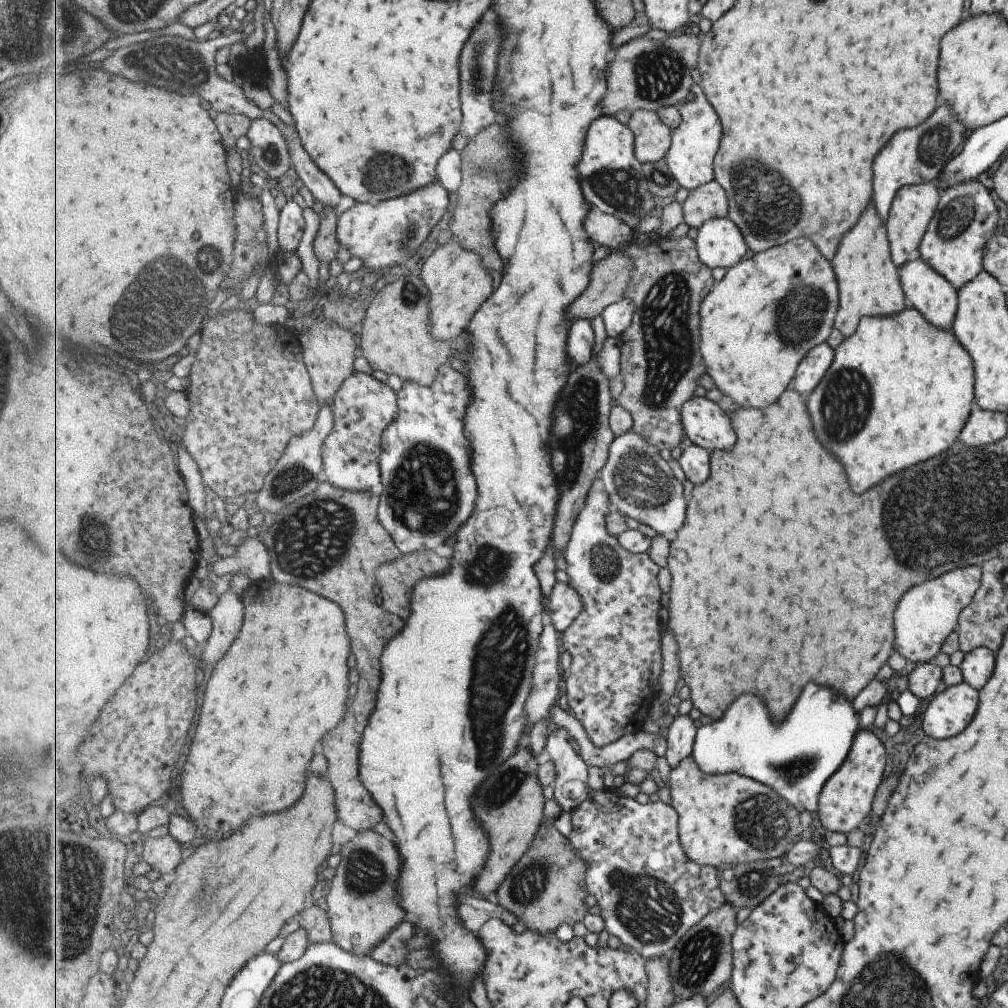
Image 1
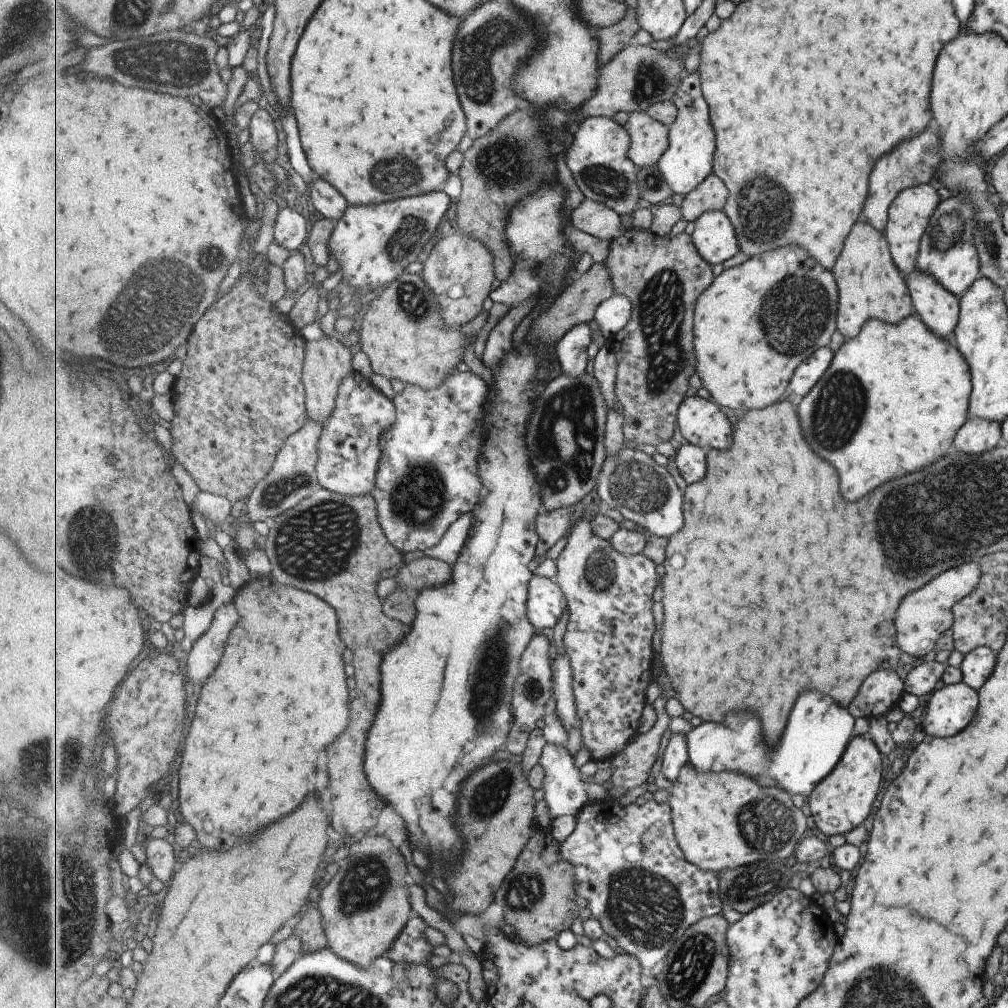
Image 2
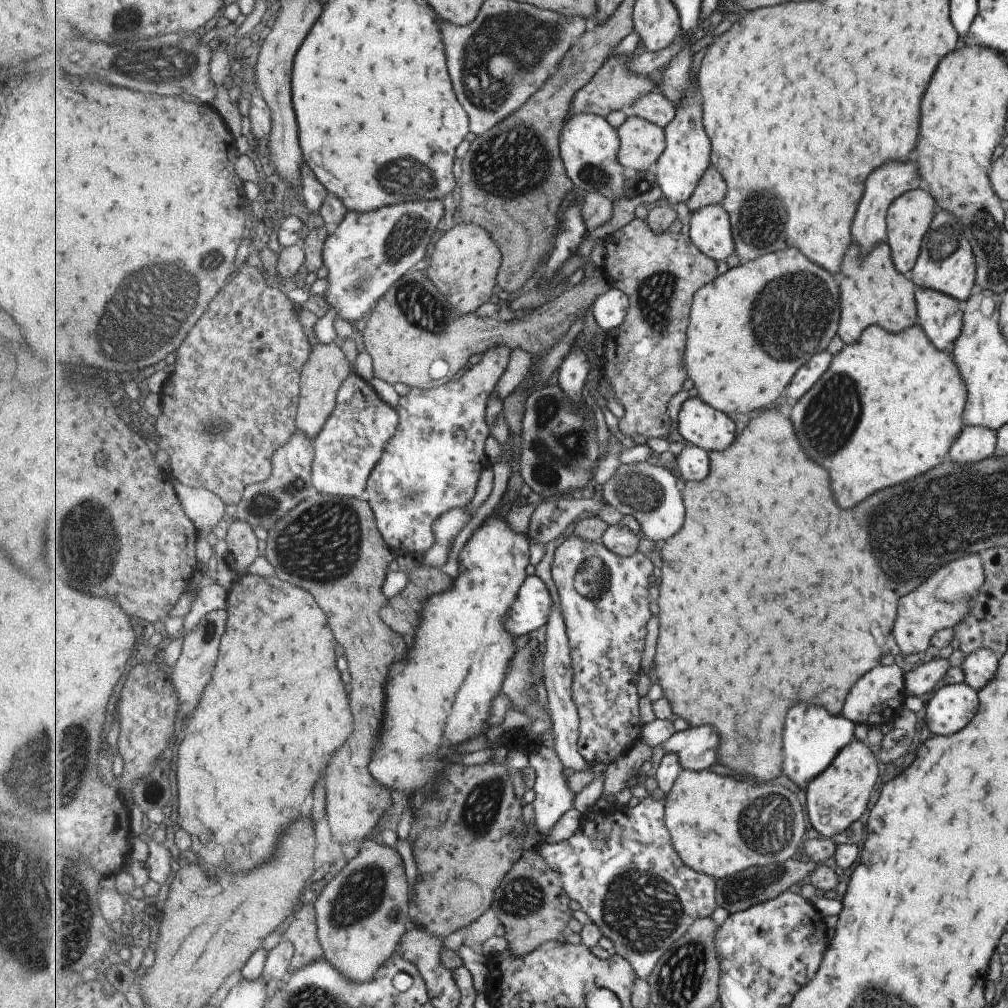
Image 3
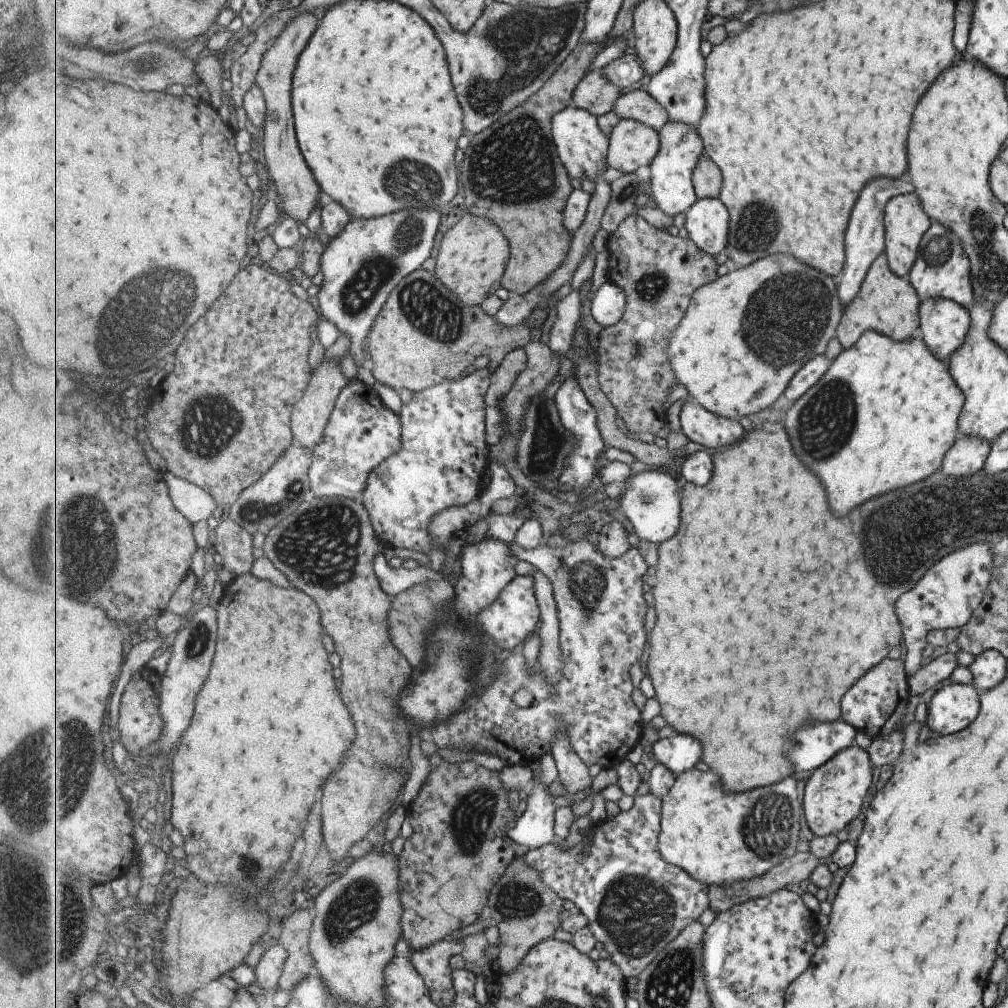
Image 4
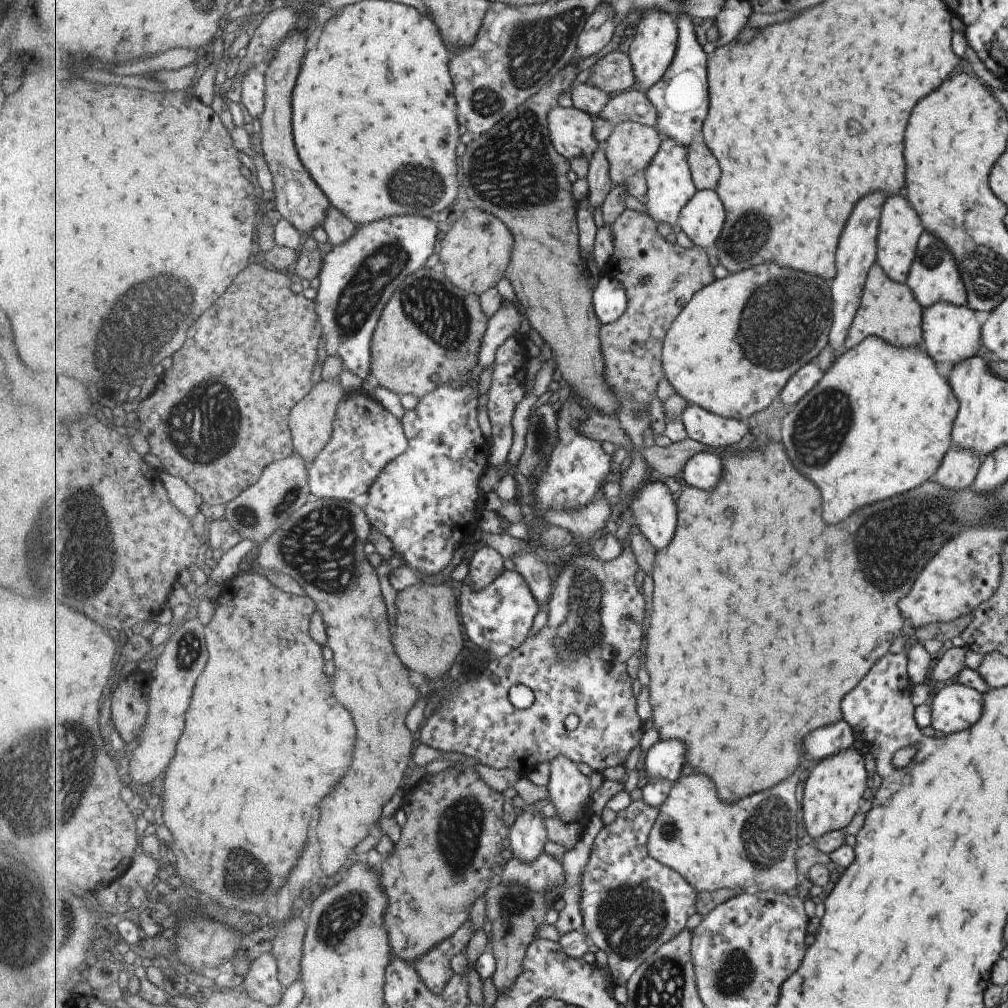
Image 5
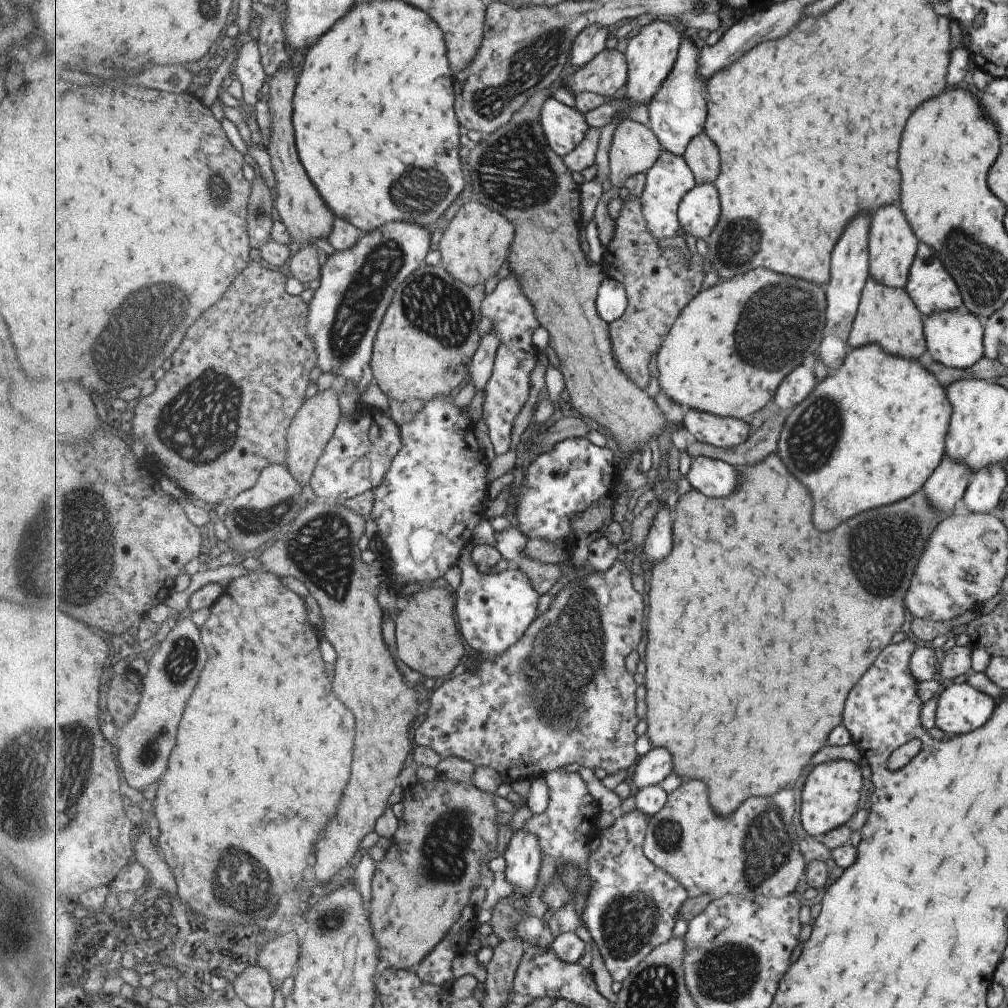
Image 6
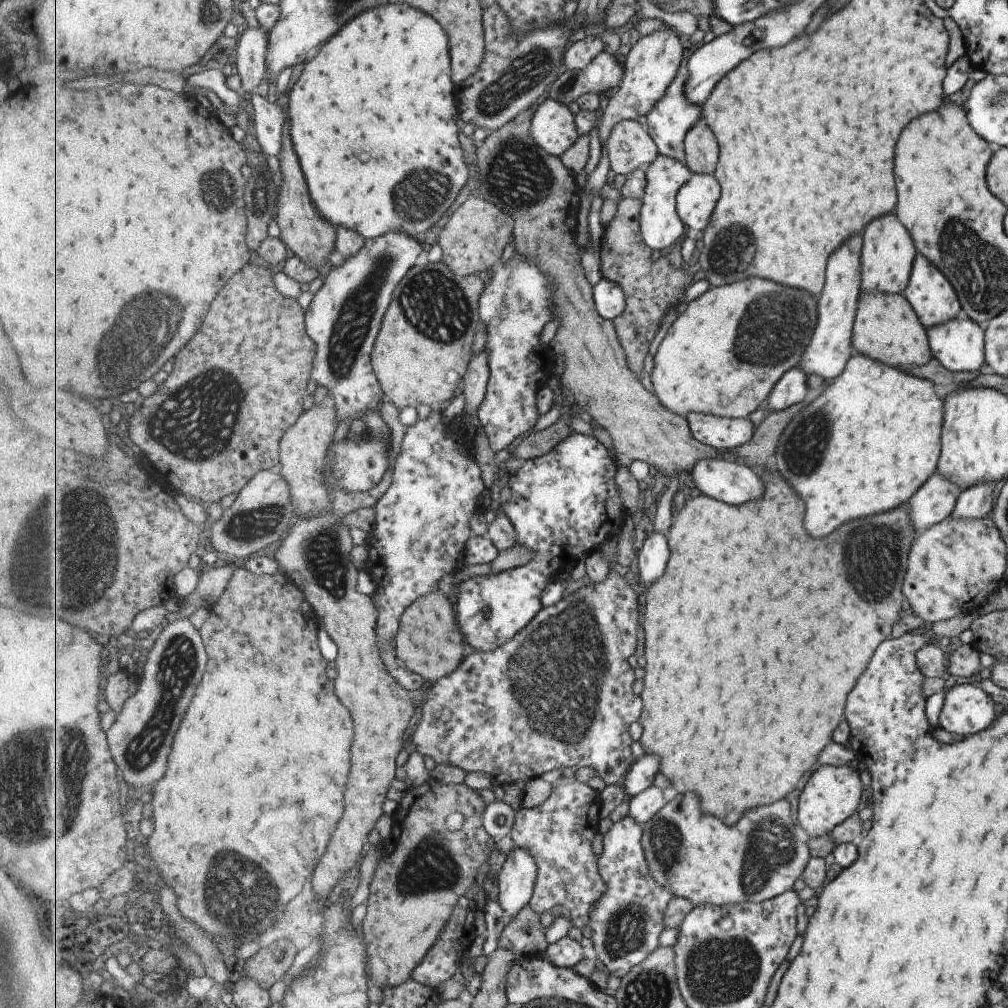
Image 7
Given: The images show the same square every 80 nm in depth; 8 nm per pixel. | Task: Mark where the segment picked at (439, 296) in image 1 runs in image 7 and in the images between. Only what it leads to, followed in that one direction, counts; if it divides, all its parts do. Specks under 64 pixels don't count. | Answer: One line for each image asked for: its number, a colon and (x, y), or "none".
2: (459, 270)
3: (465, 265)
4: (473, 257)
5: (476, 252)
6: (476, 243)
7: (476, 235)

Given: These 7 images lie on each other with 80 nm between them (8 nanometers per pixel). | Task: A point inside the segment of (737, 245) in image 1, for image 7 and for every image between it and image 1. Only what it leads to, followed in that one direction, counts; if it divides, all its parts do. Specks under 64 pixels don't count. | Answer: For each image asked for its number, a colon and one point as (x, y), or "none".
2: (716, 238)
3: (710, 229)
4: (707, 222)
5: (703, 219)
6: (700, 211)
7: (697, 201)

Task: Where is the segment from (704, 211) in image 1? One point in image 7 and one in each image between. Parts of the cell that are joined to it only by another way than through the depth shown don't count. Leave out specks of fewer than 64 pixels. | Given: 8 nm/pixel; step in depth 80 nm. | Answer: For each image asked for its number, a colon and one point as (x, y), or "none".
2: (712, 194)
3: (713, 188)
4: (708, 179)
5: (706, 170)
6: (702, 155)
7: (702, 148)

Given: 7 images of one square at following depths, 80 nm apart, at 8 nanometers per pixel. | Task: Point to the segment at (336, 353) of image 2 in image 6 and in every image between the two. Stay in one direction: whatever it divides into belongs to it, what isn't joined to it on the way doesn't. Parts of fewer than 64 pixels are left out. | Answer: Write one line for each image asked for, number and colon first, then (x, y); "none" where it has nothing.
3: (328, 368)
4: (310, 419)
5: (312, 420)
6: (315, 425)

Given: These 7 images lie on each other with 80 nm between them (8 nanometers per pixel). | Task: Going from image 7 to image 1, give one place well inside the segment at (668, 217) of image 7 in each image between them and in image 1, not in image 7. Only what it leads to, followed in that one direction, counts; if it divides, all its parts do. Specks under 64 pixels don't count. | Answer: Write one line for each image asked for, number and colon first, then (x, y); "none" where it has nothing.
1: (692, 157)
2: (689, 160)
3: (687, 158)
4: (672, 172)
5: (671, 186)
6: (667, 182)

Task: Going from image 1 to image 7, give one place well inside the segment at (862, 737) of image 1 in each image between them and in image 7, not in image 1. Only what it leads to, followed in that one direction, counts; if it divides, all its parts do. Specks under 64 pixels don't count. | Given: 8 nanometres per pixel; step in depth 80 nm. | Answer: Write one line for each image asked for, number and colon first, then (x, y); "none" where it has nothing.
2: (842, 800)
3: (838, 796)
4: (834, 794)
5: (831, 795)
6: (831, 792)
7: (832, 792)

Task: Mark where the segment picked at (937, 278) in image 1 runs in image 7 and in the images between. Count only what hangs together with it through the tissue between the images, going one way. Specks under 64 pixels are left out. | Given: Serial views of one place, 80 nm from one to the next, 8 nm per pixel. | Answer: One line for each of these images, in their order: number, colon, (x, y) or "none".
2: (936, 307)
3: (940, 318)
4: (942, 326)
5: (950, 333)
6: (953, 338)
7: (958, 344)

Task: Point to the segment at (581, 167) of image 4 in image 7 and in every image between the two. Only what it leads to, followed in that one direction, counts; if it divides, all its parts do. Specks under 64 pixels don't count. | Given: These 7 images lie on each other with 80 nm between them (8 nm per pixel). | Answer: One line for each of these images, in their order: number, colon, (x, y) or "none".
5: (572, 130)
6: (565, 128)
7: (554, 127)

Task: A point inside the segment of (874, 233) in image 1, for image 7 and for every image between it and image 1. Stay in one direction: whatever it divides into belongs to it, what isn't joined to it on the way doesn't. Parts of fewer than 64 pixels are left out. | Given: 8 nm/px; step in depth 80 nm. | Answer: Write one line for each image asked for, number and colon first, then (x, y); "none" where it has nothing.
2: (870, 286)
3: (873, 293)
4: (886, 304)
5: (888, 310)
6: (886, 317)
7: (886, 330)

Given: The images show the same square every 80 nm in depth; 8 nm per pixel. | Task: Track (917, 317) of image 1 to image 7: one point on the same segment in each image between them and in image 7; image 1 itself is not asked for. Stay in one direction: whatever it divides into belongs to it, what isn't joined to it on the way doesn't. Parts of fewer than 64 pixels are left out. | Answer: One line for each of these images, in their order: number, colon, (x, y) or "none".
2: (892, 398)
3: (888, 407)
4: (901, 418)
5: (877, 423)
6: (851, 465)
7: (865, 444)

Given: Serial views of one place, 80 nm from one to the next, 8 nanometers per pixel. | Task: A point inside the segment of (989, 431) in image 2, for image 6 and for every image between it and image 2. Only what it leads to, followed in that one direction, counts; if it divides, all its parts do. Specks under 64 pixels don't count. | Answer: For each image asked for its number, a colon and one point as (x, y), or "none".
3: (974, 443)
4: (966, 455)
5: (957, 468)
6: (944, 489)

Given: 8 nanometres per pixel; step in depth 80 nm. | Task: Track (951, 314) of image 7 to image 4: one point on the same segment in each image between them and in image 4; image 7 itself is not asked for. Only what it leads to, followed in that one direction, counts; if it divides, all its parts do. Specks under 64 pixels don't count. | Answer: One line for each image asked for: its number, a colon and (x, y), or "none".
4: (940, 270)
5: (932, 276)
6: (930, 288)

